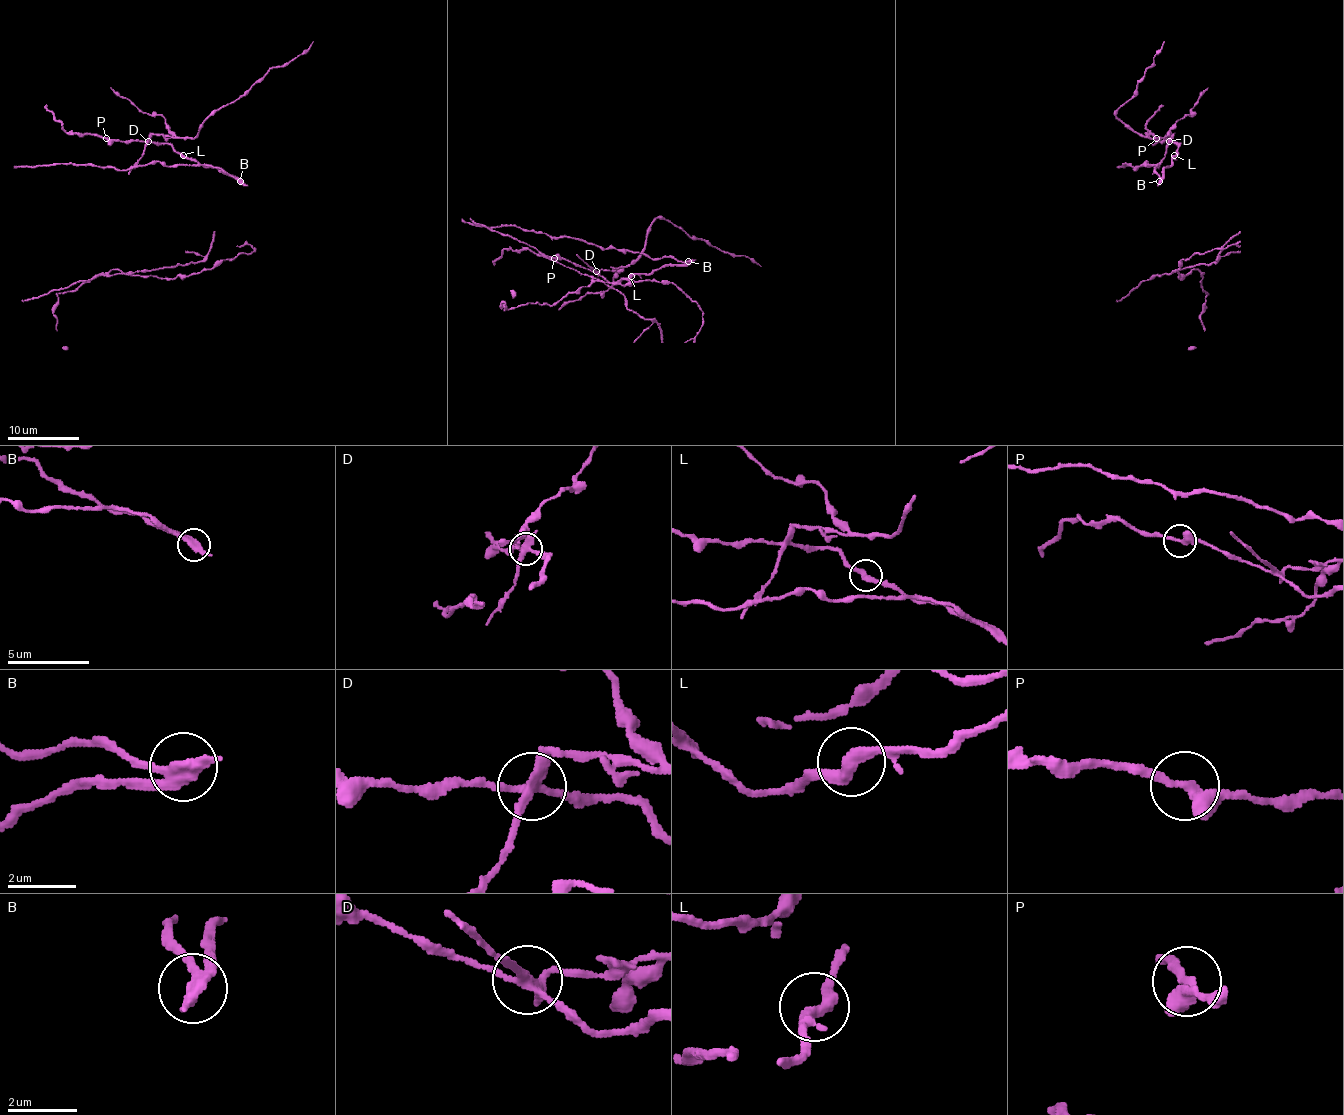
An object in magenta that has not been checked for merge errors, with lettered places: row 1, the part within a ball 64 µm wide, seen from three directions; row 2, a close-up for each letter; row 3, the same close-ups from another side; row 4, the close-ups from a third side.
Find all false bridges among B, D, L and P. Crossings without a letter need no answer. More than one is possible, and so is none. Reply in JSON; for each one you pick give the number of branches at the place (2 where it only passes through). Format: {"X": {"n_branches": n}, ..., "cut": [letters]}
{"B": {"n_branches": 2}, "D": {"n_branches": 5}, "cut": ["B", "D"]}

